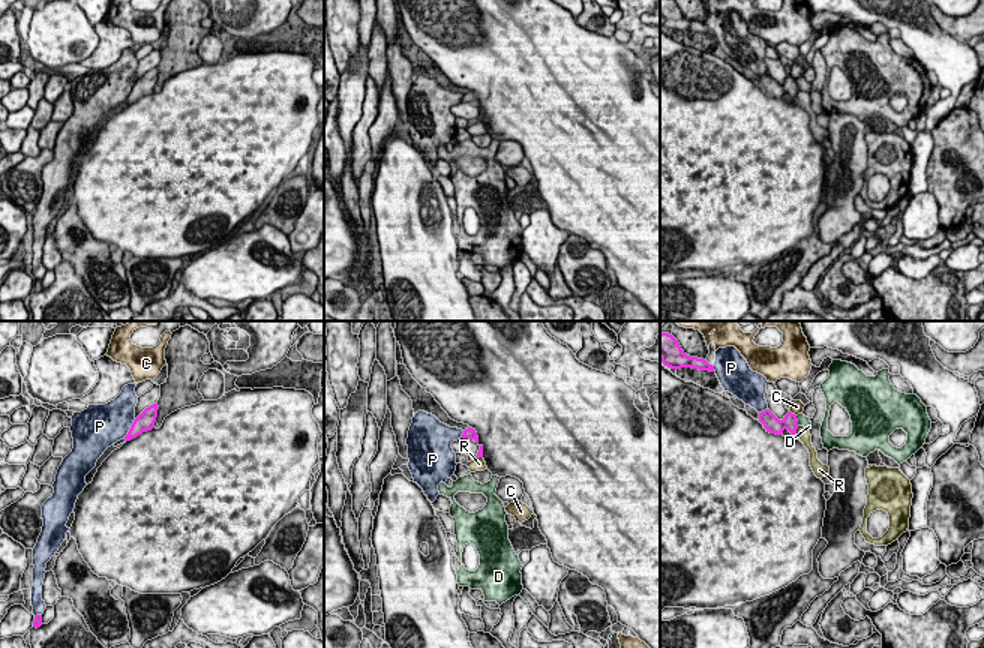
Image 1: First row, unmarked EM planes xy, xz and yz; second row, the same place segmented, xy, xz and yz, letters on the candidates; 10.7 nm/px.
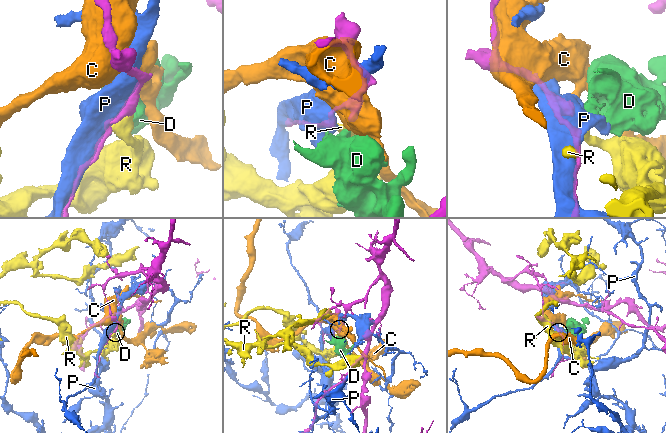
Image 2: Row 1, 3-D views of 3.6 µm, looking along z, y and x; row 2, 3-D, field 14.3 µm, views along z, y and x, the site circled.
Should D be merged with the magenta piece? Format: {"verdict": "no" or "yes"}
{"verdict": "no"}

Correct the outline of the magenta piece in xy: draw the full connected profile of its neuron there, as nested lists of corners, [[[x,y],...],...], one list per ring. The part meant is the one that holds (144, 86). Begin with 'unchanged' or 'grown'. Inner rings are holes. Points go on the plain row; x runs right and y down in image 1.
unchanged; [[[158,68],[150,69],[146,72],[132,87],[128,99],[124,100],[126,105],[130,105],[141,99],[142,96],[152,94],[154,92],[154,86],[158,81]]]

